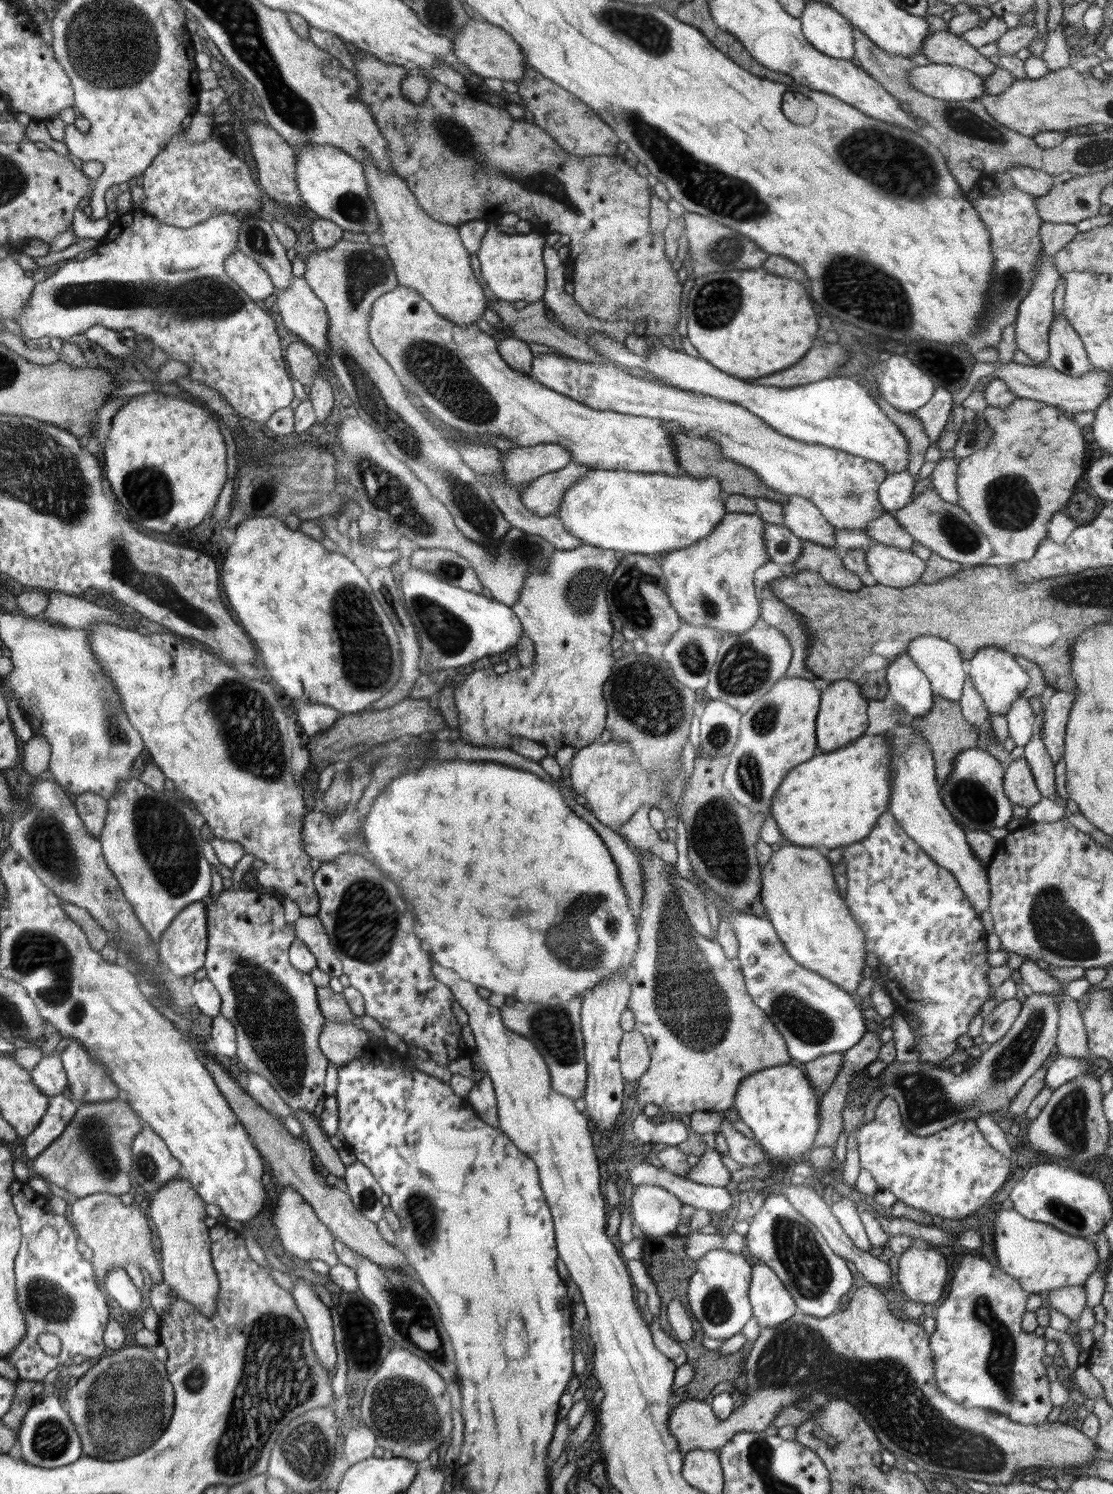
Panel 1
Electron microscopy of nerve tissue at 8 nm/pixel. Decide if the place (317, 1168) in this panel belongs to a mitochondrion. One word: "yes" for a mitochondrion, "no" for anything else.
no

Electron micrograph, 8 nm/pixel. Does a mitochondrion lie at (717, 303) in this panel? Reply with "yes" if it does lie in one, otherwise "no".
yes

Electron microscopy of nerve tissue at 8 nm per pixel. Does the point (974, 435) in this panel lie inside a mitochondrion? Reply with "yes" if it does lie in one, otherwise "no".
yes

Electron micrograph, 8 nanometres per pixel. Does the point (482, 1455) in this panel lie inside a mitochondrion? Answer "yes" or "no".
no

